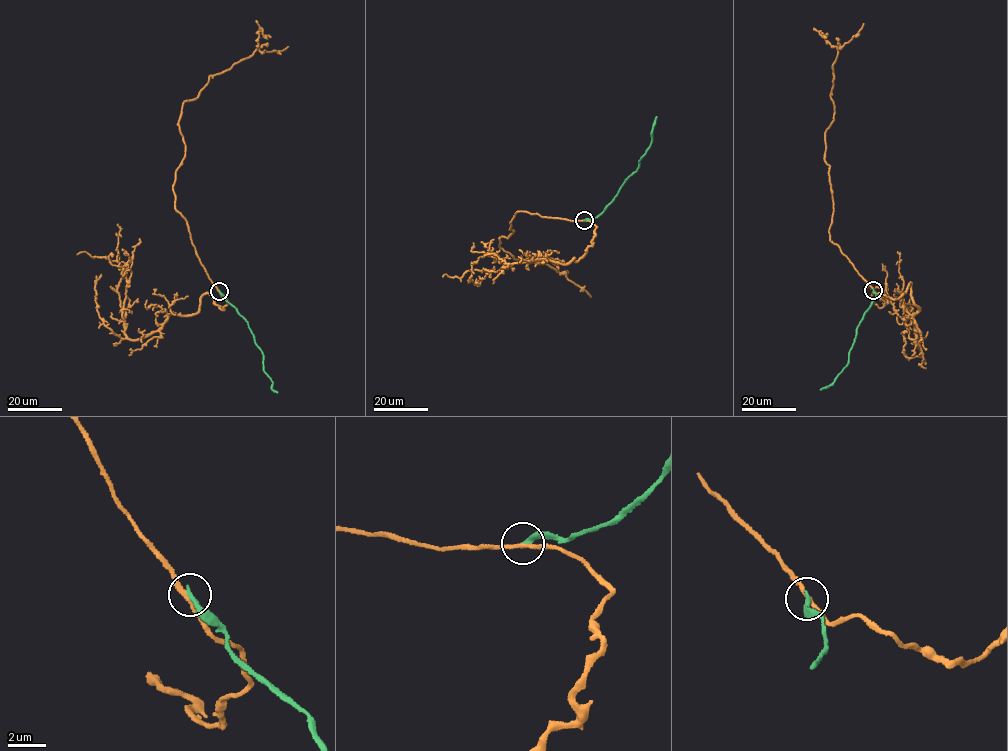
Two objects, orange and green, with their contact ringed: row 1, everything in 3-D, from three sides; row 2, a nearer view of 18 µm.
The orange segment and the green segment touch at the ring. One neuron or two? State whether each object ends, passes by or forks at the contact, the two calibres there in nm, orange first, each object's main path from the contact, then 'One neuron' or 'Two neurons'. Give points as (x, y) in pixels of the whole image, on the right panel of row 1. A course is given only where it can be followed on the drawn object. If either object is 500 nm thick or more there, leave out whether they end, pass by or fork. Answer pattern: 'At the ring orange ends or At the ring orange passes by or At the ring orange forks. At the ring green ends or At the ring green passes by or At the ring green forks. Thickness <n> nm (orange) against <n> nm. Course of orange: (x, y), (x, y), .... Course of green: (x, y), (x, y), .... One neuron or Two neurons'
At the ring orange passes by. At the ring green ends. Thickness 220 nm (orange) against 280 nm. Course of orange: (873, 290), (830, 240), (833, 201), (825, 158), (825, 136), (834, 112), (833, 67), (838, 48), (863, 23). Course of green: (873, 290), (876, 297), (857, 328), (848, 365), (835, 381), (820, 389). One neuron

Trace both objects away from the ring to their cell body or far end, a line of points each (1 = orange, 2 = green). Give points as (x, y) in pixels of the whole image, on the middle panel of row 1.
1: (584, 220), (517, 211), (509, 223), (514, 231), (499, 245), (513, 259), (565, 274), (591, 296)
2: (584, 220), (596, 217), (604, 210), (638, 168), (650, 145), (656, 116)

